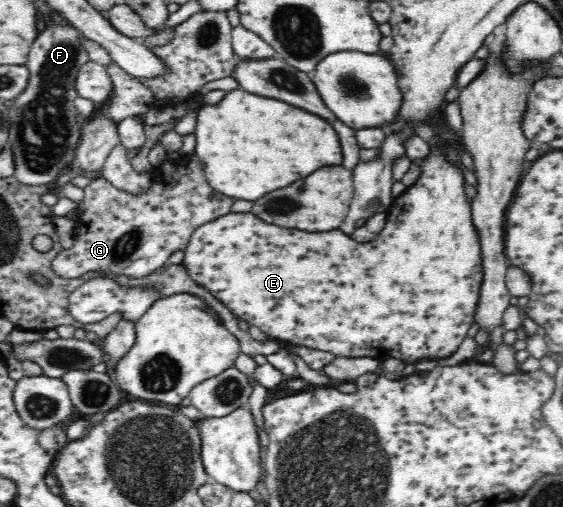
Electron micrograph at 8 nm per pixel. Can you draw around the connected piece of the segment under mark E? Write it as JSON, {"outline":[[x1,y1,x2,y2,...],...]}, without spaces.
{"outline":[[431,148,427,157,415,162,419,165,421,175,413,185,405,189,401,196,394,198,387,212,385,227,377,235,377,241,361,244,353,240,351,236,345,235,339,228,321,233,295,231,295,229,277,227,277,225,271,225,271,223,257,219,255,214,251,212,232,212,197,227,188,247,185,248,182,264,186,267,191,278,215,298,219,298,220,303,223,303,226,309,229,309,237,316,239,321,243,319,243,321,259,327,263,332,279,341,328,351,335,354,335,357,366,357,380,362,389,359,389,357,394,357,395,359,401,359,410,368,425,358,439,360,450,356,454,351,457,351,460,343,467,336,467,330,471,327,476,315,483,279,481,249,479,249,480,241,477,239,477,231,473,227,473,217,471,217,472,201,467,198,467,193,465,193,466,181,461,169,445,158,445,153,441,148]]}

